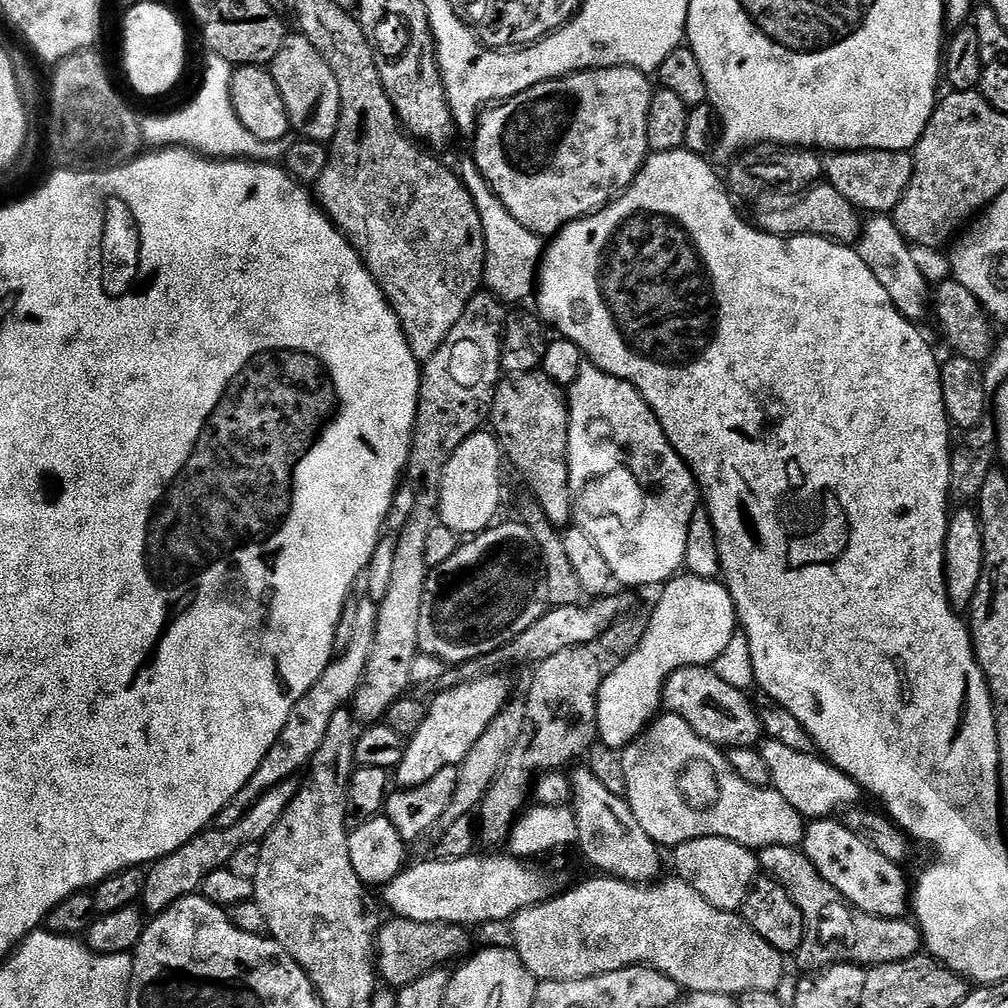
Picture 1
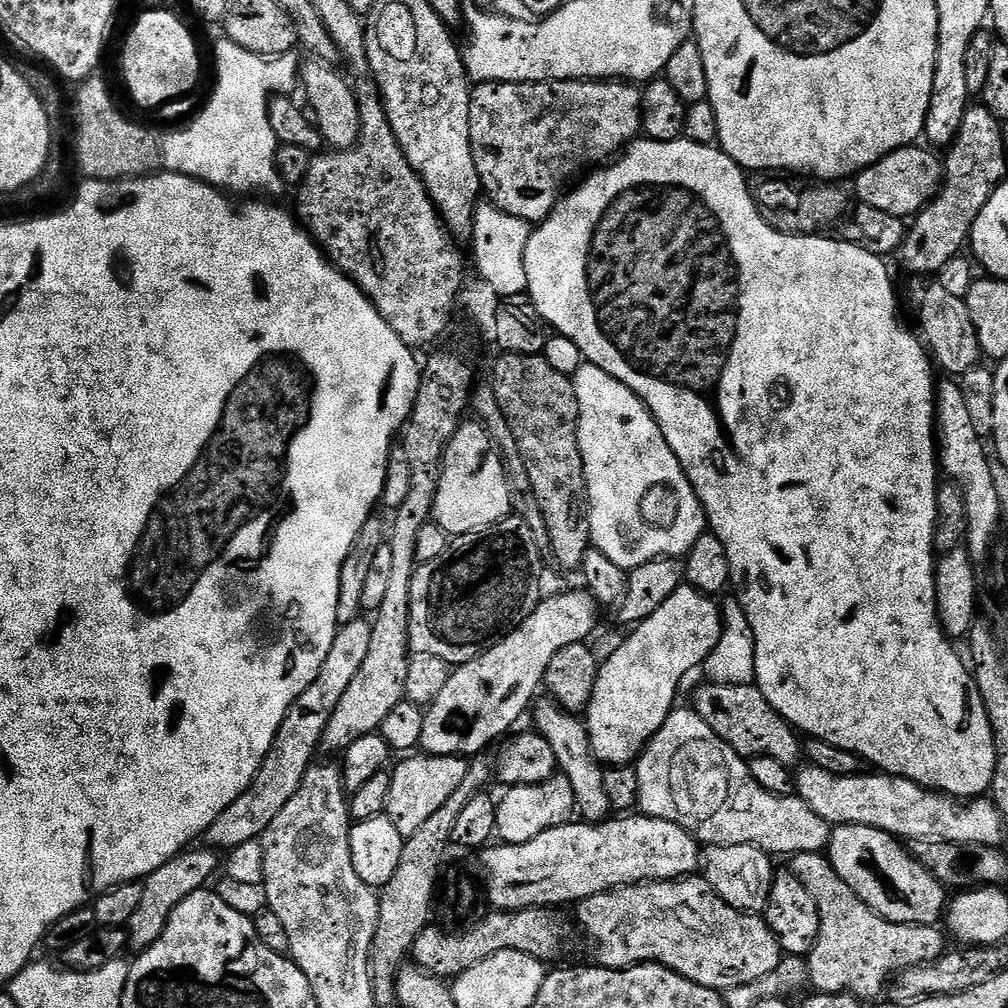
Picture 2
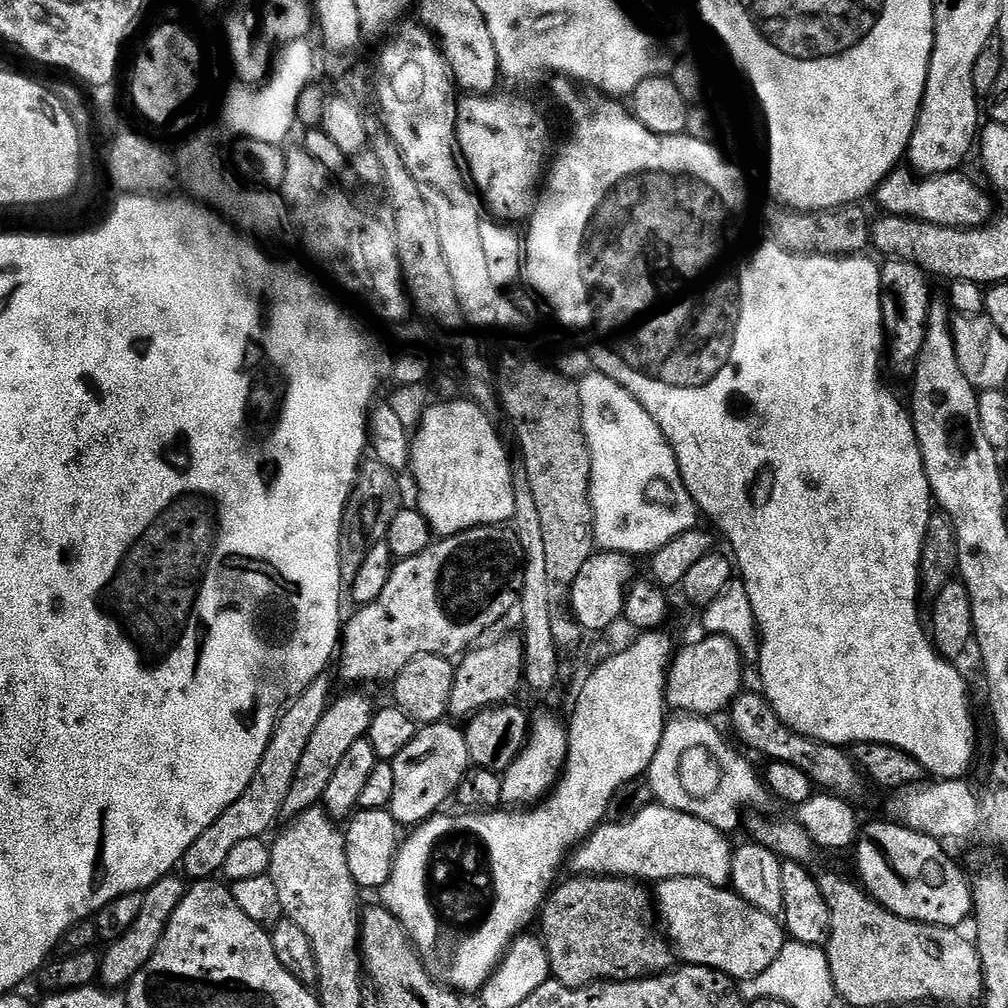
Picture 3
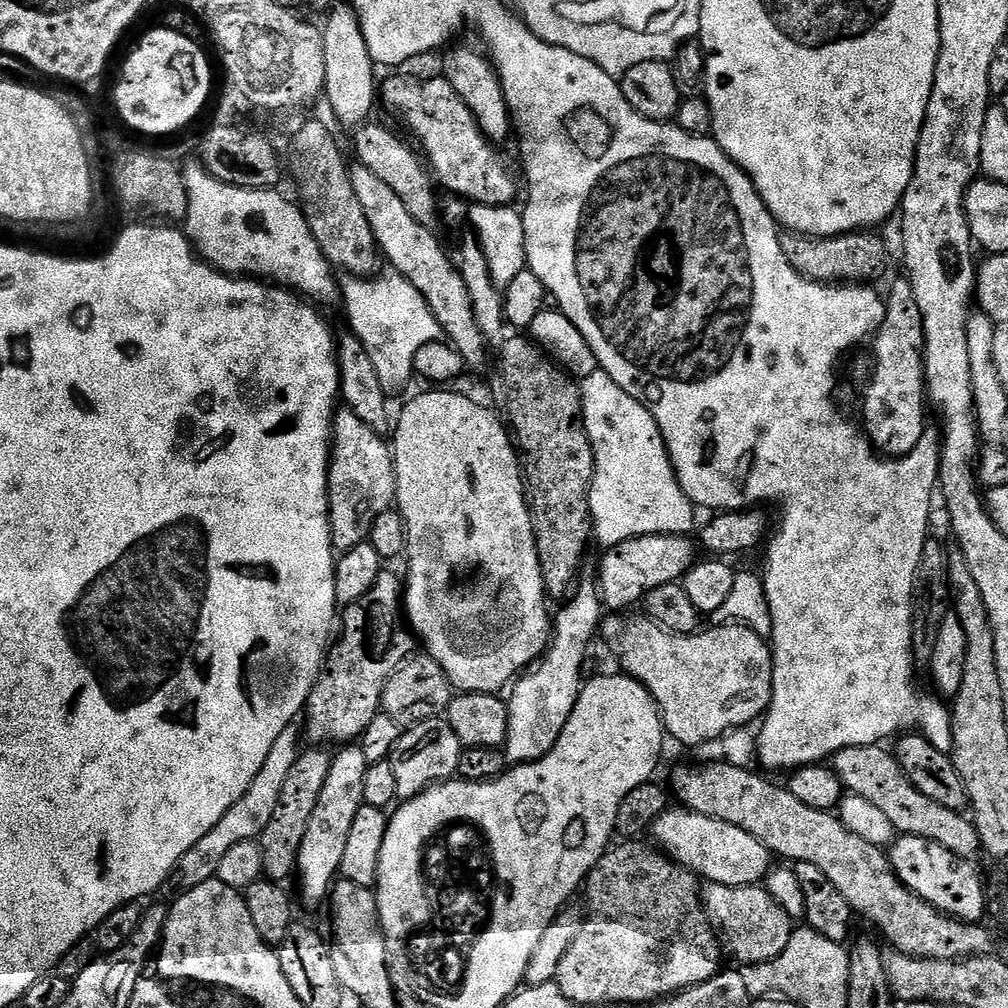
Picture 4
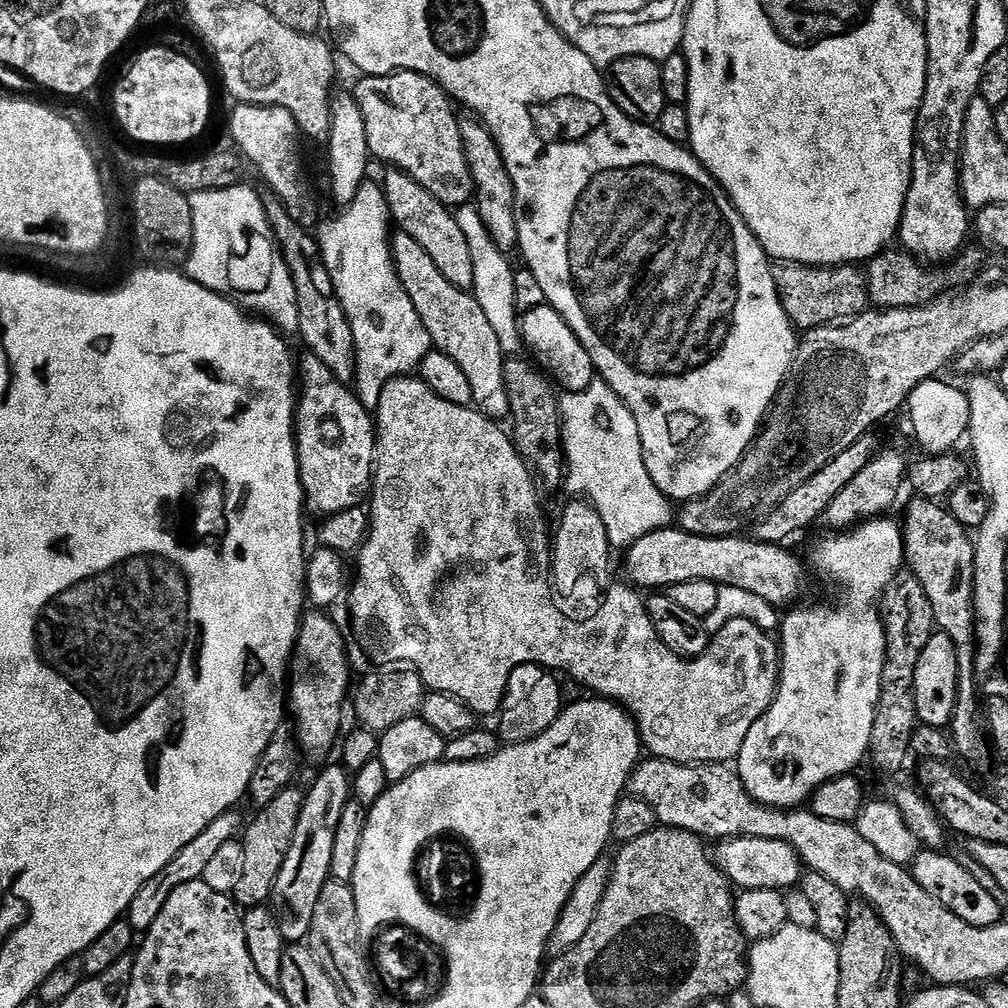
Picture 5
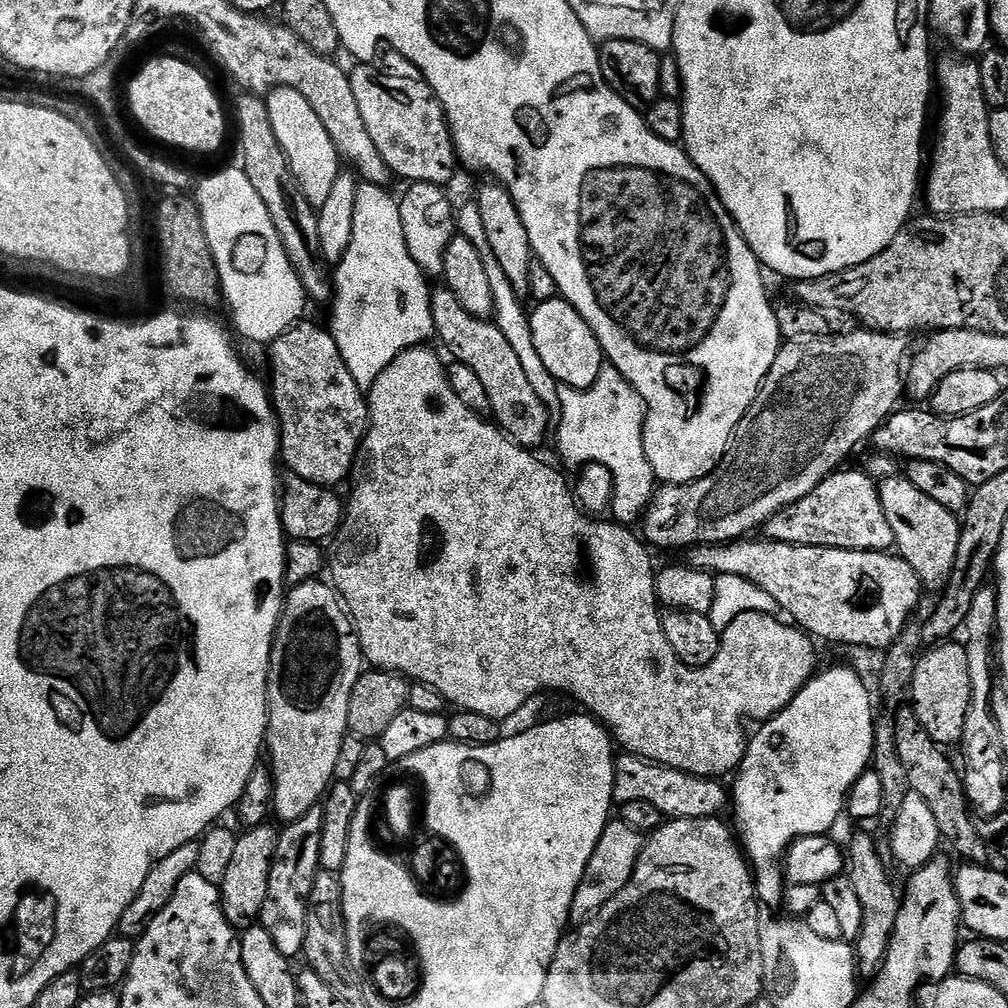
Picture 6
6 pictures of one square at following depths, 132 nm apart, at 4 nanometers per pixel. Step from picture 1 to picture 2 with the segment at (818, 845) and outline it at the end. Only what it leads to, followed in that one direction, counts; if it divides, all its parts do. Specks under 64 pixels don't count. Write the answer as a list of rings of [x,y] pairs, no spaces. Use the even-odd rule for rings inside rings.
[[[841,824],[832,828],[826,849],[838,878],[882,918],[899,924],[939,925],[946,916],[946,889],[897,837],[870,826]]]

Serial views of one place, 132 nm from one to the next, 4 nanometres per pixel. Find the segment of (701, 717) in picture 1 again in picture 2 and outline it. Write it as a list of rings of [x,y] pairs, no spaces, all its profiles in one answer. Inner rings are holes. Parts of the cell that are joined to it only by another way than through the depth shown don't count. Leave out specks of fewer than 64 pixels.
[[[704,682],[704,685],[693,694],[690,704],[706,722],[706,726],[710,726],[710,730],[714,730],[714,734],[718,734],[718,738],[722,738],[722,742],[729,744],[739,756],[778,758],[778,762],[789,766],[801,763],[801,737],[788,721],[776,713],[770,702],[766,702],[755,683],[726,686]]]

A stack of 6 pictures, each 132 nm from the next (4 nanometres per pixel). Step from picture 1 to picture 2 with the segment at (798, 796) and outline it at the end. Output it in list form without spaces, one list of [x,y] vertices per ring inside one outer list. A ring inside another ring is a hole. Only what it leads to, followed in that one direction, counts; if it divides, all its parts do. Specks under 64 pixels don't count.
[[[811,766],[801,767],[799,771],[795,773],[795,795],[799,796],[802,802],[806,802],[806,806],[810,806],[810,810],[814,810],[814,814],[818,814],[818,818],[822,818],[829,826],[841,824],[870,826],[888,832],[891,836],[903,838],[908,842],[937,840],[938,842],[954,842],[955,844],[991,844],[993,846],[1001,843],[999,841],[1000,827],[1002,827],[1000,811],[991,799],[972,798],[965,802],[955,796],[945,796],[943,792],[934,792],[930,788],[924,788],[921,784],[916,784],[901,776],[887,774],[839,776]]]

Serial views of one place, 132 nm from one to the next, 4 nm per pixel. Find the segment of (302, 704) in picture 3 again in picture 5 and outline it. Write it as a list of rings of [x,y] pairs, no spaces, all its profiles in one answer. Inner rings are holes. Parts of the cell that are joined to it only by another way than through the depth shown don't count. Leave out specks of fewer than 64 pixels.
[[[236,810],[223,812],[221,816],[214,818],[214,822],[210,822],[210,826],[206,826],[206,830],[202,830],[202,834],[198,834],[198,838],[194,838],[194,842],[190,842],[190,846],[183,848],[160,871],[156,879],[146,882],[146,886],[142,886],[142,890],[138,890],[134,902],[126,913],[126,918],[131,921],[137,933],[143,934],[147,932],[148,927],[154,922],[154,918],[158,918],[158,914],[162,914],[162,906],[166,906],[166,902],[170,899],[170,894],[174,894],[174,890],[178,890],[178,886],[182,886],[186,882],[194,882],[201,879],[206,870],[206,865],[214,859],[216,851],[221,846],[226,846],[226,842],[235,840],[241,835],[242,823],[240,824],[238,813],[239,811]]]

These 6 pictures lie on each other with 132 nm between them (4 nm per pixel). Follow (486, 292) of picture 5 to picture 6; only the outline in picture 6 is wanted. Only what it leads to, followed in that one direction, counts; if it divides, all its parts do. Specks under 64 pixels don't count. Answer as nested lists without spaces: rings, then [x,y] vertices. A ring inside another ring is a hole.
[[[468,202],[461,208],[459,205],[455,218],[459,235],[464,236],[470,242],[474,242],[474,250],[478,250],[478,255],[482,257],[482,263],[486,265],[490,291],[494,294],[494,322],[498,326],[498,330],[502,330],[502,334],[506,337],[506,342],[510,342],[514,354],[518,354],[522,370],[530,381],[530,386],[534,386],[534,394],[538,394],[538,398],[542,398],[542,402],[548,408],[549,413],[559,413],[558,390],[560,385],[557,384],[554,374],[550,374],[550,370],[546,370],[546,365],[543,364],[542,358],[538,355],[538,350],[534,350],[534,334],[532,333],[529,309],[527,307],[524,309],[525,301],[514,290],[514,286],[510,286],[510,278],[506,278],[506,273],[503,272],[498,258],[494,258],[494,250],[490,247],[488,235],[482,226],[481,211],[478,210],[476,203]]]

